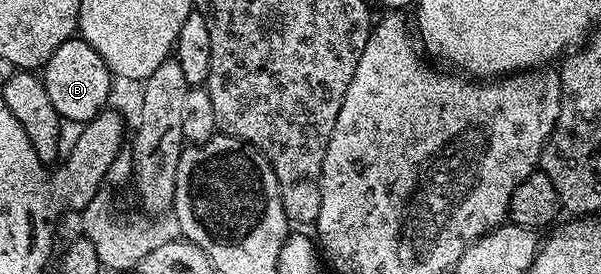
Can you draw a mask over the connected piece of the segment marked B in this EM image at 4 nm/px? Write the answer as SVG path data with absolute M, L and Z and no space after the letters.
M81 38L66 40L51 55L41 69L41 79L45 90L49 94L49 102L53 102L53 110L57 110L57 114L64 121L72 120L76 126L86 124L88 120L93 119L94 116L98 116L100 112L108 107L112 77L113 73L107 68L106 62Z

